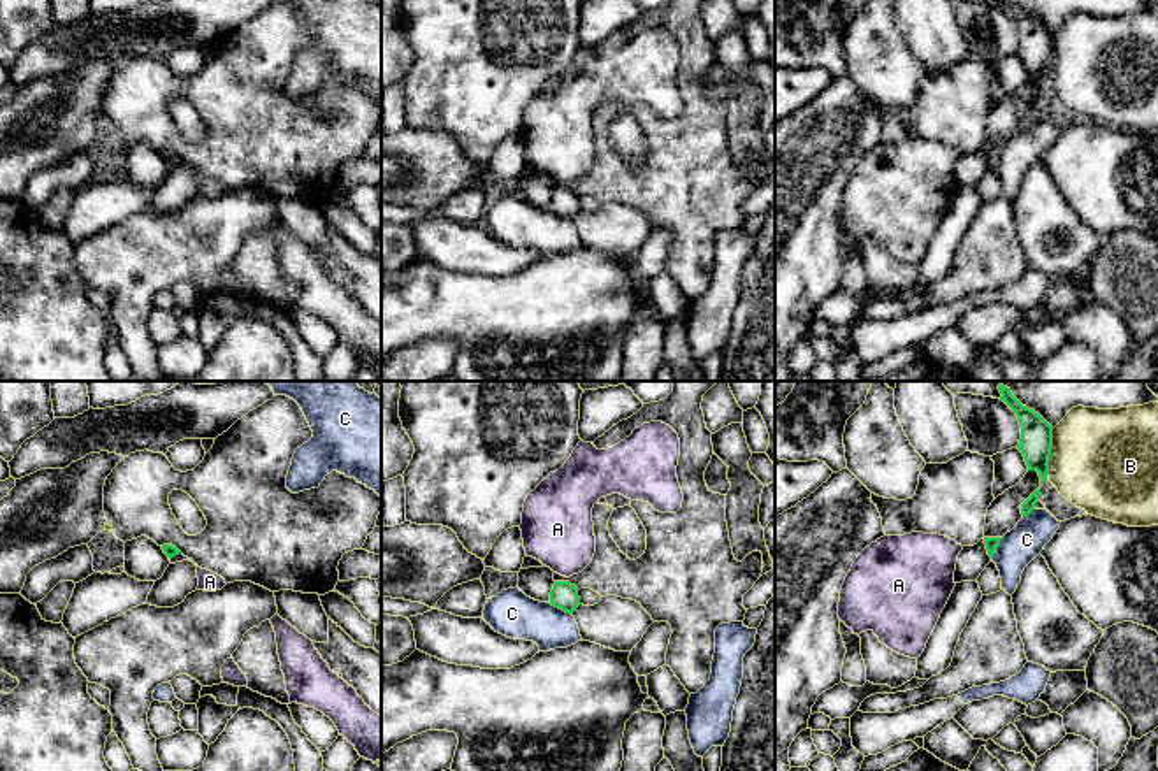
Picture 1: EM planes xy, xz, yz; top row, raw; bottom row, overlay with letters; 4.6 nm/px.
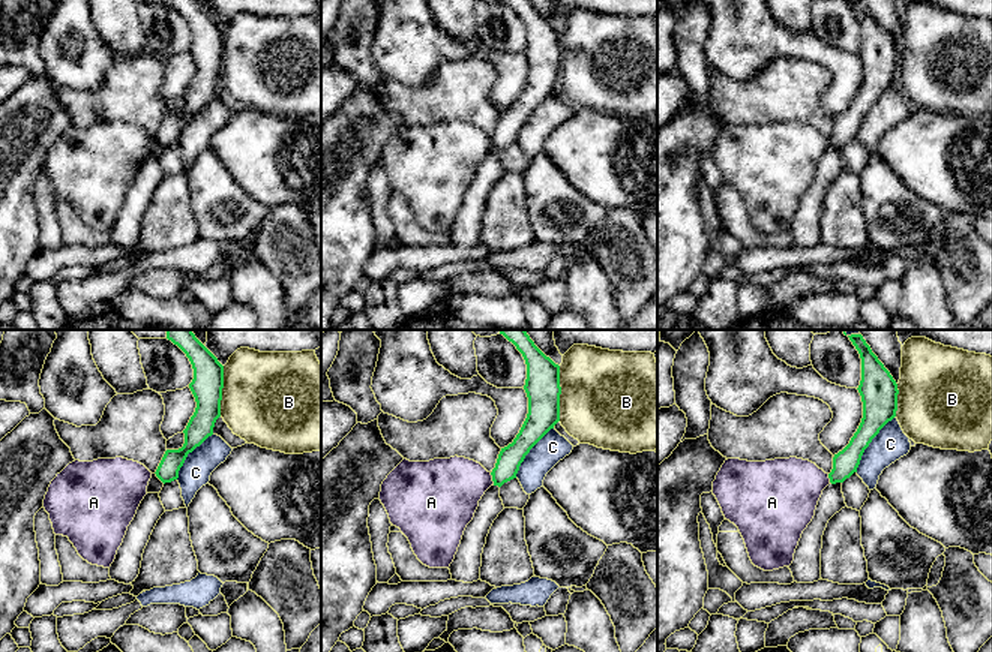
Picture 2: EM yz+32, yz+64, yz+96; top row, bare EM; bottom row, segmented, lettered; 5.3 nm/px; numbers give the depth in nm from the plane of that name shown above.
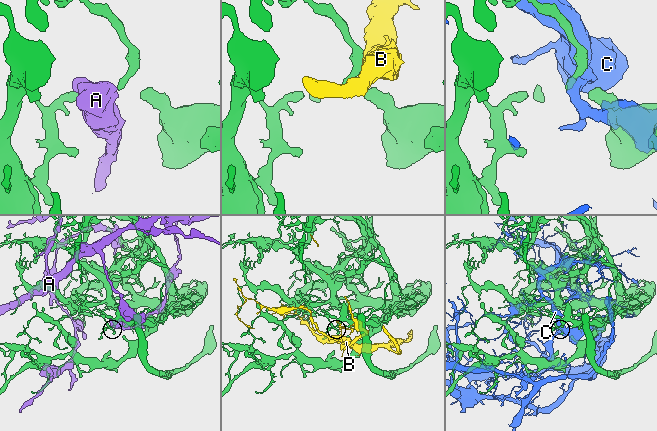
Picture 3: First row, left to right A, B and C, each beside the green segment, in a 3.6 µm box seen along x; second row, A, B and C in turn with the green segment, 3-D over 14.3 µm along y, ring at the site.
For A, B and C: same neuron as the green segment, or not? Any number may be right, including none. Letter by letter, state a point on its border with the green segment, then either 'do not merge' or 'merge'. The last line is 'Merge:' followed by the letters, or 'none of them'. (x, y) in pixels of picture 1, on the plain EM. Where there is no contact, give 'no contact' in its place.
A: meets green in xy at (174, 162); do not merge
B: meets green in yz at (1049, 60); do not merge
C: meets green in xz at (561, 215); do not merge
Merge: none of them

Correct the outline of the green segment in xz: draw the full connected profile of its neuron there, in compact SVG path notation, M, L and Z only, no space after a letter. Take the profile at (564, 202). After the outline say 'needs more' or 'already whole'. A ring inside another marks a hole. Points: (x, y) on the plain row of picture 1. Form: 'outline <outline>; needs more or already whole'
outline M555 188L550 198L550 211L573 221L580 213L578 195L569 188Z; already whole

